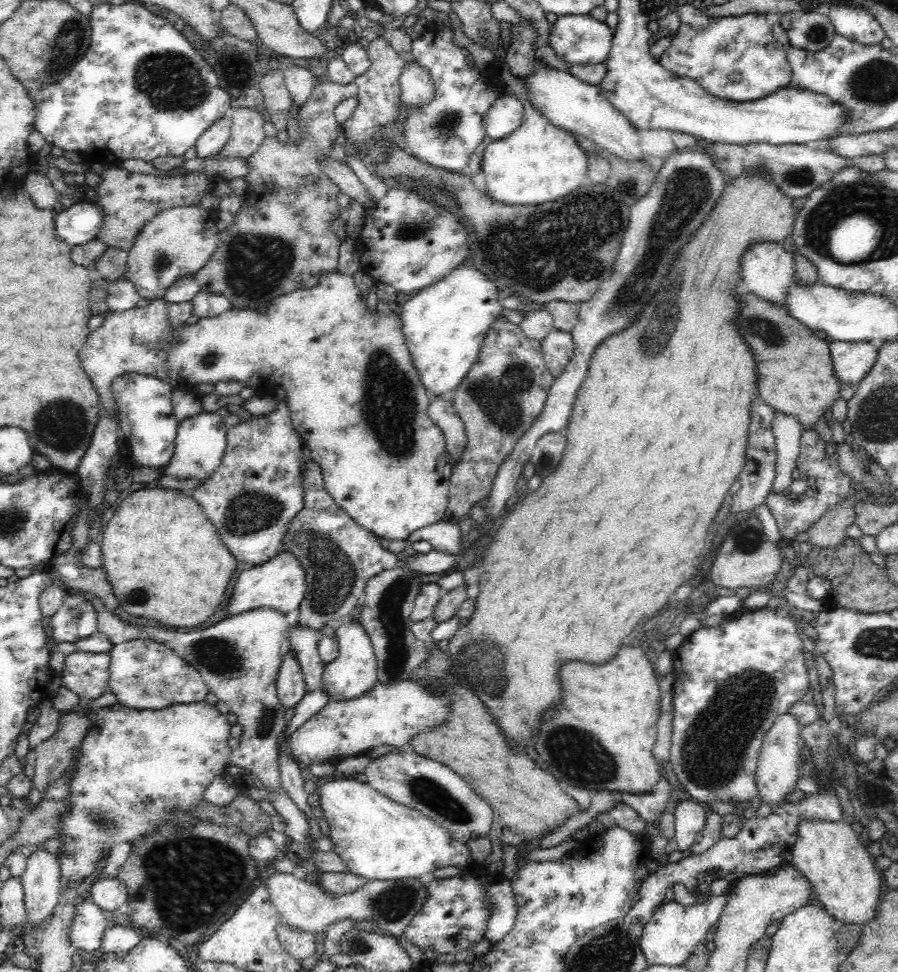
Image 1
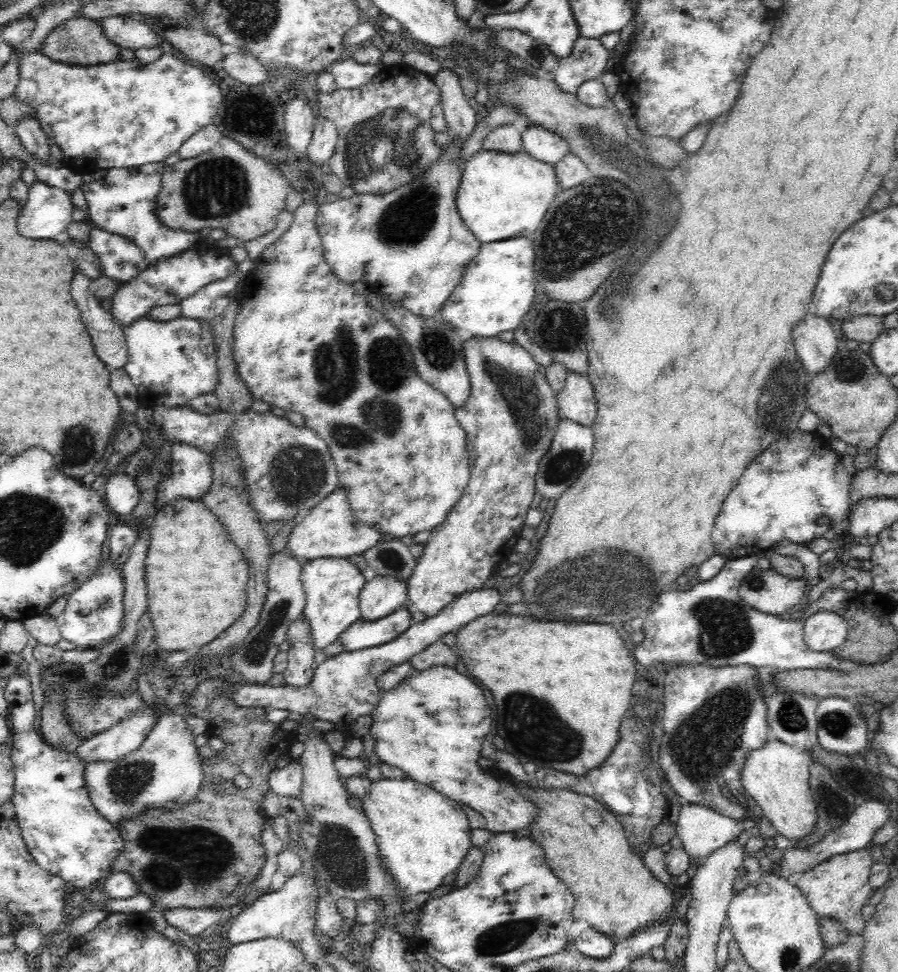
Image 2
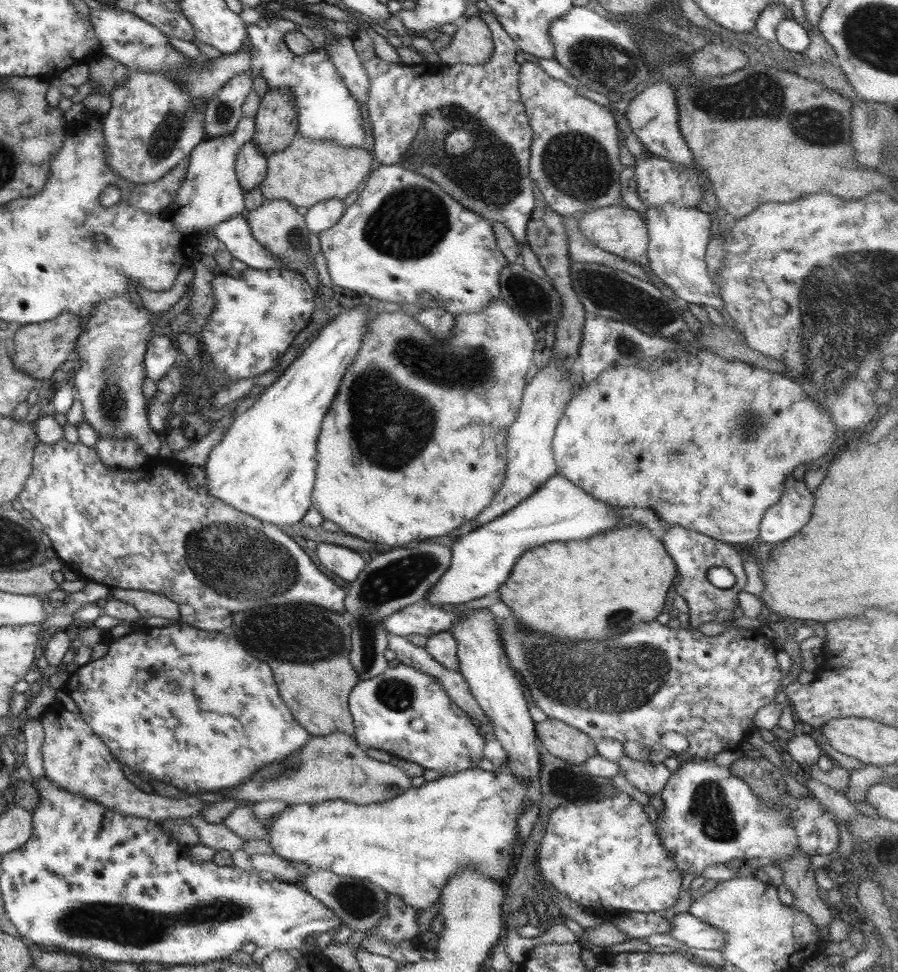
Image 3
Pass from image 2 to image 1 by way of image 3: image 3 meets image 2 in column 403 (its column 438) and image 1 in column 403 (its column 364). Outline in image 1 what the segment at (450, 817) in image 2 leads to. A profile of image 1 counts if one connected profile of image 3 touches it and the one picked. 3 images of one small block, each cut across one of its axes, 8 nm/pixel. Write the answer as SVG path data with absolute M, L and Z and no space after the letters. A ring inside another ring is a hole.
M325 779L324 781L320 781L319 793L322 794L322 798L320 798L320 807L322 807L322 810L324 810L324 816L326 817L326 820L328 820L328 824L330 826L331 841L333 843L332 850L336 851L338 856L340 856L344 863L346 863L347 872L354 873L359 877L364 877L368 881L399 881L402 879L418 879L420 876L422 876L422 874L426 874L428 872L433 873L437 868L444 868L444 866L458 866L458 868L461 870L469 862L475 862L469 858L469 852L466 848L466 843L461 843L457 840L454 840L452 835L442 825L434 822L429 816L418 812L416 809L409 807L406 808L406 806L403 806L402 804L396 804L394 800L384 796L381 792L378 792L368 783L363 783L362 780L359 782L353 779Z

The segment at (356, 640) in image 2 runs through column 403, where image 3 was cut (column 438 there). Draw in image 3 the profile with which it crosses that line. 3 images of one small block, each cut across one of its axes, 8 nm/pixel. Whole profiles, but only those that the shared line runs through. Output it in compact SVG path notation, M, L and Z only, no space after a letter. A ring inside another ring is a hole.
M422 598L383 618L383 627L386 632L401 637L411 634L428 637L437 632L450 631L457 616L459 612L447 612L441 607L431 606Z

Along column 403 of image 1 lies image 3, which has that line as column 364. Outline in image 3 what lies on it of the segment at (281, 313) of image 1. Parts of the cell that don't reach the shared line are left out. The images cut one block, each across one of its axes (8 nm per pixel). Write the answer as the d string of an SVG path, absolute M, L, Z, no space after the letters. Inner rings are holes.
M501 300L489 301L481 311L457 315L454 320L453 334L445 339L435 339L421 327L411 314L396 307L387 308L381 313L373 313L366 320L365 333L361 339L361 347L355 353L353 361L341 383L337 387L337 395L331 401L329 410L319 429L317 437L317 467L311 493L311 508L321 514L323 521L331 522L345 534L374 543L381 549L399 548L426 540L436 541L445 537L448 532L461 524L475 519L493 499L493 495L503 483L505 477L505 435L509 425L517 415L521 405L523 389L525 389L525 374L529 365L534 362L535 338L527 326L527 322L507 308Z

